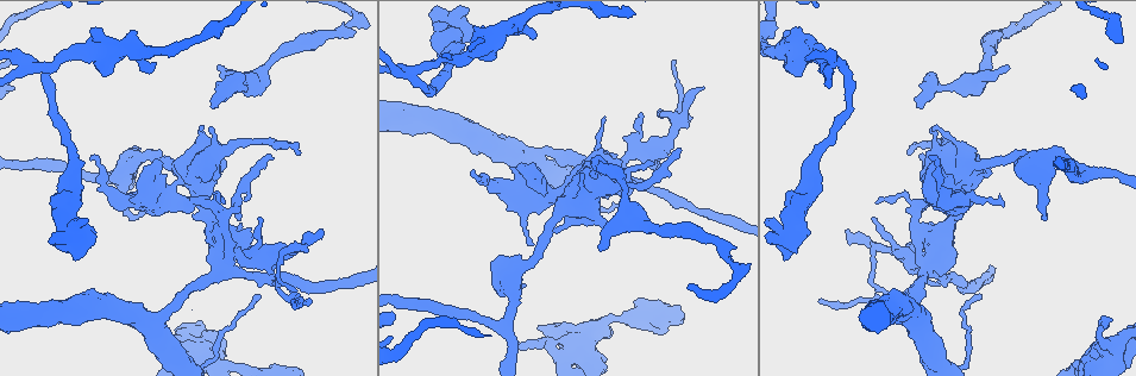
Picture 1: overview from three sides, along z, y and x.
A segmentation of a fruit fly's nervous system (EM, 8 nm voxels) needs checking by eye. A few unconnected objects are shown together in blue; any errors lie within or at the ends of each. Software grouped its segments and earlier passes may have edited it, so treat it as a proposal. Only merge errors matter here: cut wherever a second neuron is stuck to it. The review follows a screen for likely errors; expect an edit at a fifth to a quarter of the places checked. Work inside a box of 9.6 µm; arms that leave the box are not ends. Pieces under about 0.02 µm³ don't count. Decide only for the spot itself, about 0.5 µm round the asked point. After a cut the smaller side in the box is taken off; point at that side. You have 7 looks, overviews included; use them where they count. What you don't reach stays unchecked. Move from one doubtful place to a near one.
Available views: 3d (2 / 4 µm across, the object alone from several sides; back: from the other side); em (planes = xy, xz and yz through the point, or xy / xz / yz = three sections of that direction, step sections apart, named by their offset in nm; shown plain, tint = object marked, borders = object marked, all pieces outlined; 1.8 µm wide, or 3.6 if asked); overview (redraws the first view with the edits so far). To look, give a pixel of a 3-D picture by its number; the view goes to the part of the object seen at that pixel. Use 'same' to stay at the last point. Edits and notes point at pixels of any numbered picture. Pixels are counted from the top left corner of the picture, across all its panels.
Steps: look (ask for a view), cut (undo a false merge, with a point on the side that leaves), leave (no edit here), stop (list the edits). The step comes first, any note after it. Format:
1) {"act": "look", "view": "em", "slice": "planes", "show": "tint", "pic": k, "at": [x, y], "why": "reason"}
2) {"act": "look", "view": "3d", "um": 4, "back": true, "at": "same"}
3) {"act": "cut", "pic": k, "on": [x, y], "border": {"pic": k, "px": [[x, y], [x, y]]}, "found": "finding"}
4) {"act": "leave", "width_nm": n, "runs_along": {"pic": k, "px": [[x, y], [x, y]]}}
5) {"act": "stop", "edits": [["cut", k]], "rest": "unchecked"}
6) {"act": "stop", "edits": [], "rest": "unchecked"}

{"act": "look", "view": "3d", "um": 4, "pic": 1, "at": [733, 268], "why": "sharp bend"}

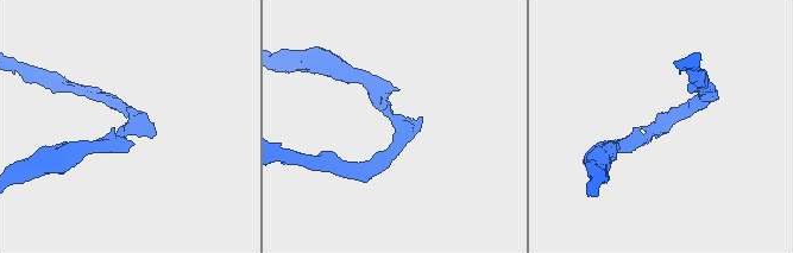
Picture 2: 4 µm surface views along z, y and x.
{"act": "look", "view": "em", "slice": "yz", "step": 8, "show": "tint", "pic": 2, "at": [655, 132]}

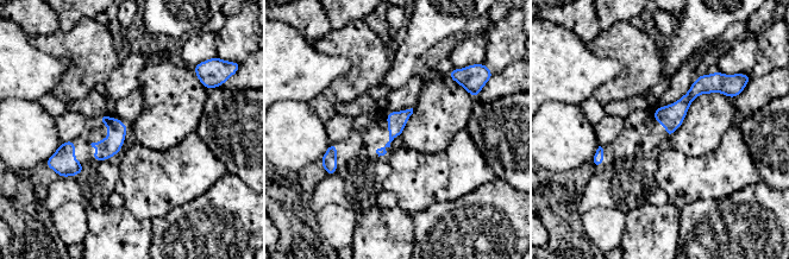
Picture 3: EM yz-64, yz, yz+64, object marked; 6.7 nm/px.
{"act": "leave", "width_nm": 130, "found": "all the same neuron"}

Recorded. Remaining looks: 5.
{"act": "look", "view": "3d", "um": 2, "back": true, "pic": 1, "at": [502, 287], "why": "calibre changes"}

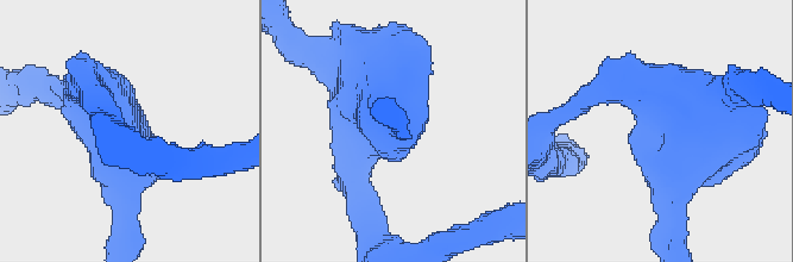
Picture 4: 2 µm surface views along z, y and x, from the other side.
{"act": "look", "view": "em", "slice": "yz", "step": 16, "show": "borders", "pic": 4, "at": [392, 132], "why": "need the tissue"}

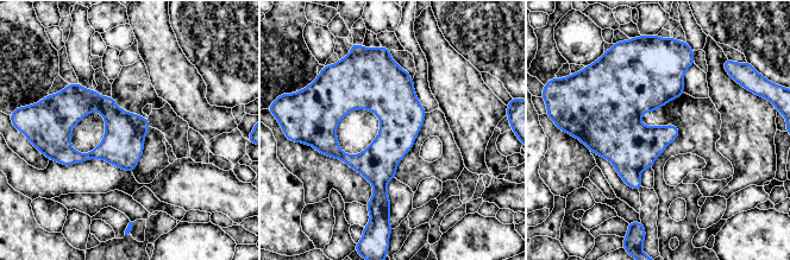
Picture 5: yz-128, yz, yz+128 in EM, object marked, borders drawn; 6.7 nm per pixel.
{"act": "leave", "width_nm": 220, "found": "continuous, no second neuron"}

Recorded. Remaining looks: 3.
{"act": "look", "view": "em", "slice": "xy", "step": 4, "show": "plain", "pic": 1, "at": [566, 352], "why": "thick turns thin"}

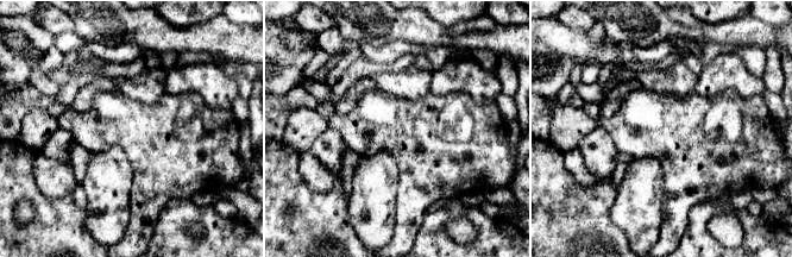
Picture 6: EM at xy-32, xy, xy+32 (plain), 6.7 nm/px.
{"act": "look", "view": "em", "slice": "xy", "step": 4, "show": "tint", "at": "same", "why": "where the object lies"}

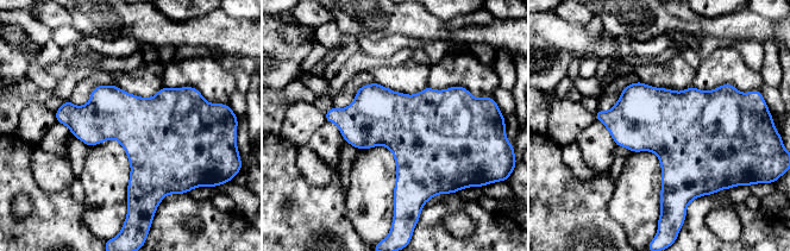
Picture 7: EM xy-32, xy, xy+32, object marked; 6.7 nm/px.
{"act": "leave", "width_nm": 440, "found": "continuous, no second neuron"}

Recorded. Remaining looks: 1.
{"act": "stop", "edits": [], "rest": "unchecked"}

